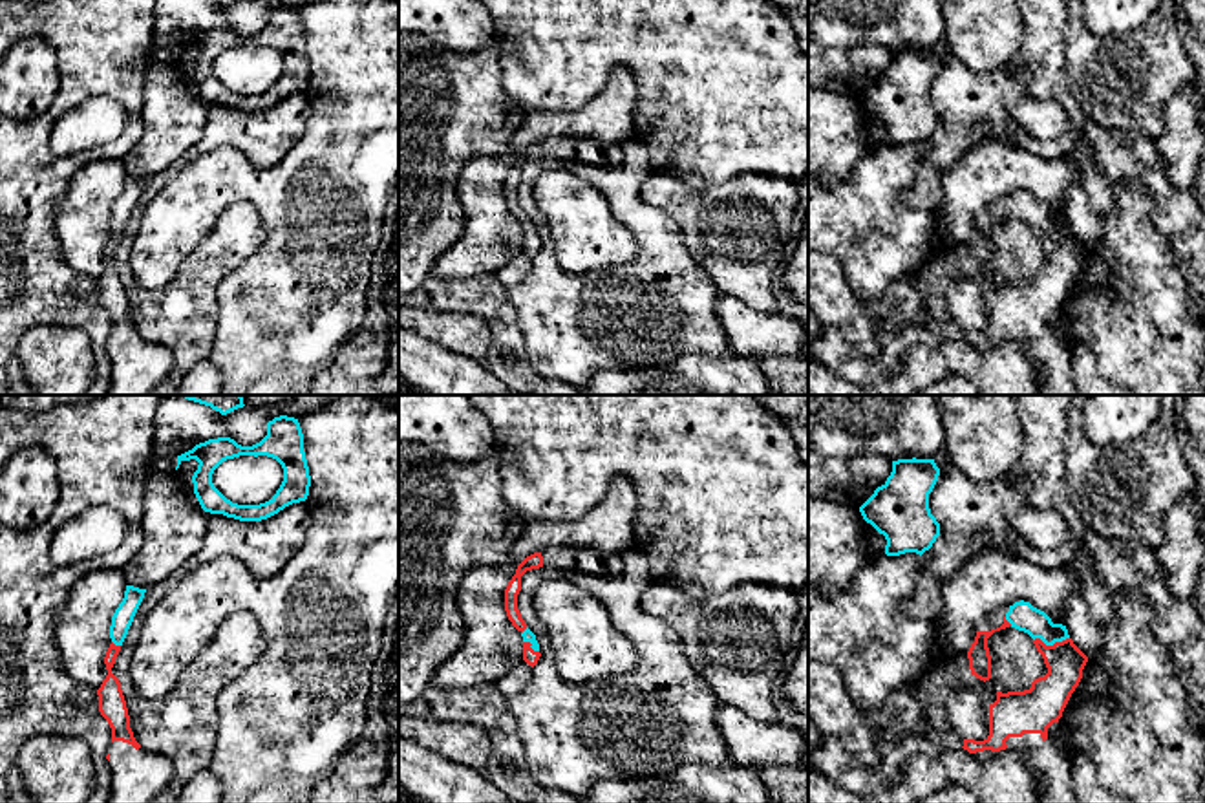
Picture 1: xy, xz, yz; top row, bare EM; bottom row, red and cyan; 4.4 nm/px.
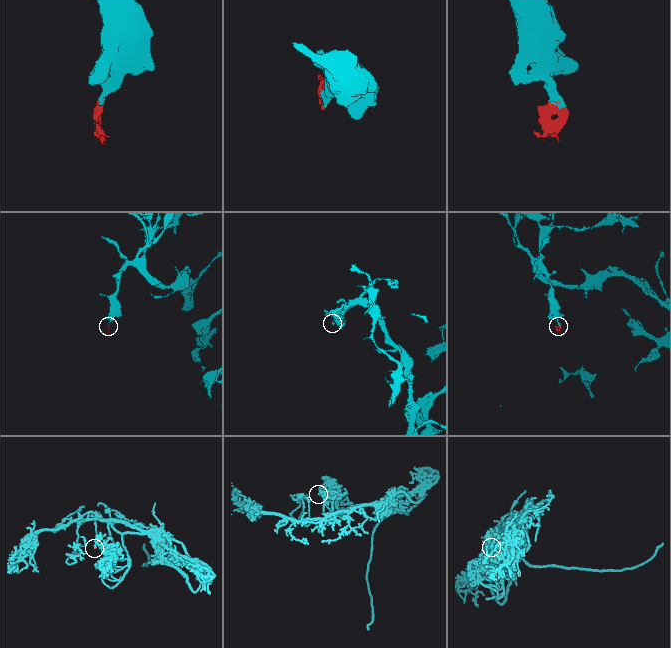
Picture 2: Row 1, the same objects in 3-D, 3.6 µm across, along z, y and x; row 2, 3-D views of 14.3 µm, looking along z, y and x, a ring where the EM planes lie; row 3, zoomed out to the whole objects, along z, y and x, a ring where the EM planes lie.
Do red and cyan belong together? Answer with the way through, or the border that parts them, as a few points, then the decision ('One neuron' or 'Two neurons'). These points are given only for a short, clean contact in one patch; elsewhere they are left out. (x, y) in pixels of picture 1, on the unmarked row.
Path across: yz (1045, 291), (1055, 278), (1050, 236), (1023, 205). One neuron

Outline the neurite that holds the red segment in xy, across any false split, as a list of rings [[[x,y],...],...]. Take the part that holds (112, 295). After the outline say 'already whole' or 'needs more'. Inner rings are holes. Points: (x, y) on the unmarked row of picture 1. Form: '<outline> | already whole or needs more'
[[[126,176],[124,188],[112,207],[112,234],[104,247],[108,265],[97,280],[99,302],[112,318],[112,335],[106,346],[112,362],[110,395],[148,395],[170,375],[176,362],[168,349],[144,340],[135,331],[121,273],[112,263],[144,183],[146,179]]] | needs more

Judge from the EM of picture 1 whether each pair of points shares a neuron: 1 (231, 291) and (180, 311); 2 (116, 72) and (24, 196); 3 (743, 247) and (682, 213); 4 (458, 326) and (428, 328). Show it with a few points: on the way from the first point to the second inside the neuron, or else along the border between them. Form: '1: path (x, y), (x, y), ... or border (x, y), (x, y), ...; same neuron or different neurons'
1: border (242, 262), (218, 286), (216, 331), (211, 339); different neurons
2: path (79, 86), (24, 143), (24, 160); same neuron
3: path (728, 235), (714, 220), (697, 213); same neuron
4: path (450, 326), (436, 326); same neuron

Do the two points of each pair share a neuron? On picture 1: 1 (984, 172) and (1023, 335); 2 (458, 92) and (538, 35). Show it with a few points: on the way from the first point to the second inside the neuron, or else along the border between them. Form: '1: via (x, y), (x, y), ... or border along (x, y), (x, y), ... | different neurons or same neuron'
1: border along (1008, 196), (1028, 191), (1050, 207) | different neurons
2: border along (494, 44), (500, 55), (501, 85), (518, 101) | different neurons

